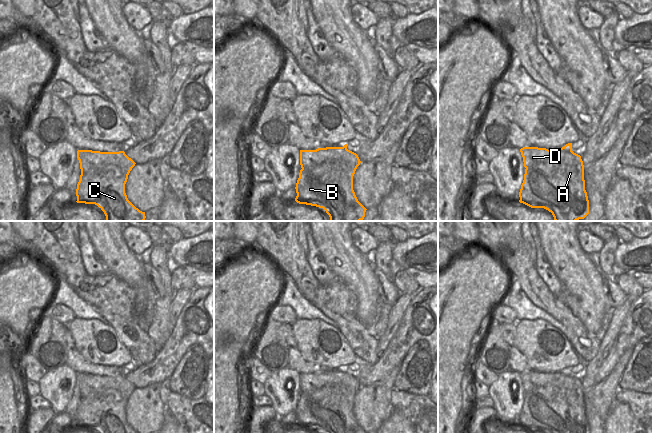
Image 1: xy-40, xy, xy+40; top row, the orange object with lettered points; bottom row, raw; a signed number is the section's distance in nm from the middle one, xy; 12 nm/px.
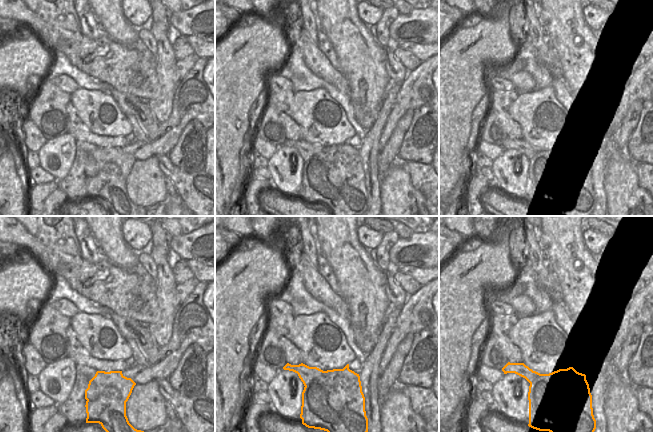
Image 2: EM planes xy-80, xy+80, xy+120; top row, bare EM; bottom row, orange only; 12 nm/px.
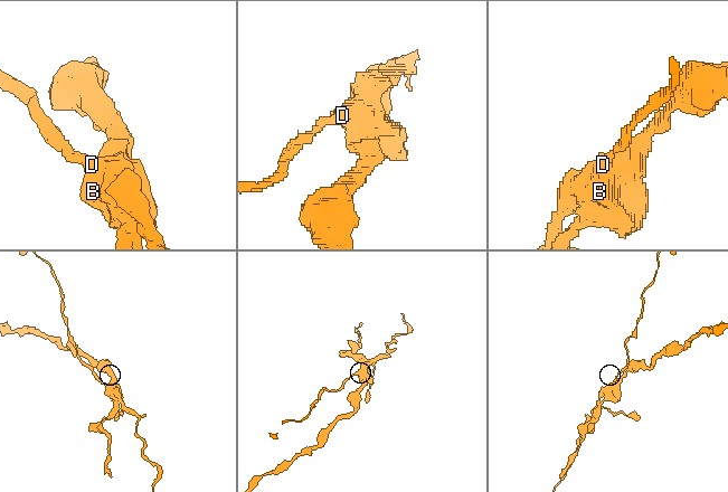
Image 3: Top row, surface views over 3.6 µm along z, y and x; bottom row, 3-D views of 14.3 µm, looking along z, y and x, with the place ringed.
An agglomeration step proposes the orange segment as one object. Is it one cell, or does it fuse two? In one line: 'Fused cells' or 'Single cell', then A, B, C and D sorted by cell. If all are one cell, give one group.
Fused cells. Groups: A B C / D

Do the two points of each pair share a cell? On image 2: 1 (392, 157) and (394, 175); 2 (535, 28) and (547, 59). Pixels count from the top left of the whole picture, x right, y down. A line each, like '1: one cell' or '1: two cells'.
1: two cells
2: one cell

